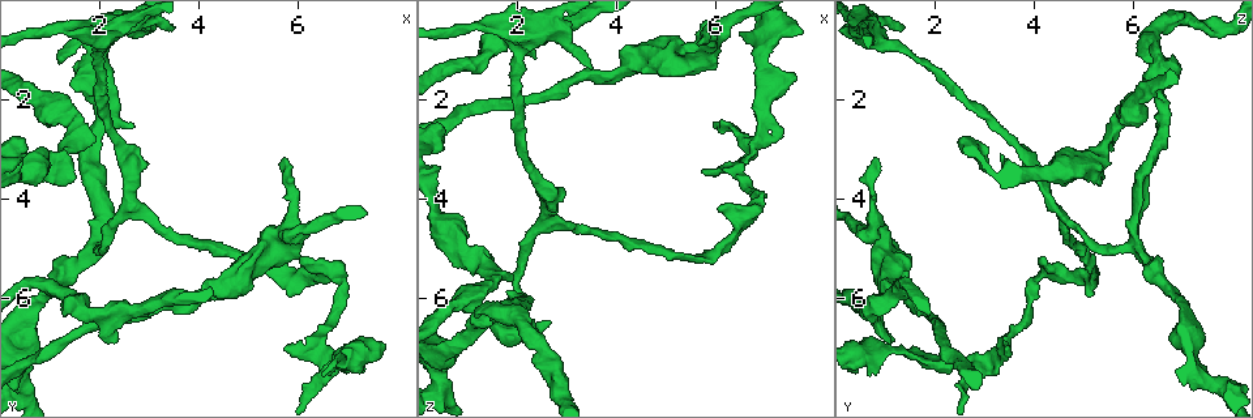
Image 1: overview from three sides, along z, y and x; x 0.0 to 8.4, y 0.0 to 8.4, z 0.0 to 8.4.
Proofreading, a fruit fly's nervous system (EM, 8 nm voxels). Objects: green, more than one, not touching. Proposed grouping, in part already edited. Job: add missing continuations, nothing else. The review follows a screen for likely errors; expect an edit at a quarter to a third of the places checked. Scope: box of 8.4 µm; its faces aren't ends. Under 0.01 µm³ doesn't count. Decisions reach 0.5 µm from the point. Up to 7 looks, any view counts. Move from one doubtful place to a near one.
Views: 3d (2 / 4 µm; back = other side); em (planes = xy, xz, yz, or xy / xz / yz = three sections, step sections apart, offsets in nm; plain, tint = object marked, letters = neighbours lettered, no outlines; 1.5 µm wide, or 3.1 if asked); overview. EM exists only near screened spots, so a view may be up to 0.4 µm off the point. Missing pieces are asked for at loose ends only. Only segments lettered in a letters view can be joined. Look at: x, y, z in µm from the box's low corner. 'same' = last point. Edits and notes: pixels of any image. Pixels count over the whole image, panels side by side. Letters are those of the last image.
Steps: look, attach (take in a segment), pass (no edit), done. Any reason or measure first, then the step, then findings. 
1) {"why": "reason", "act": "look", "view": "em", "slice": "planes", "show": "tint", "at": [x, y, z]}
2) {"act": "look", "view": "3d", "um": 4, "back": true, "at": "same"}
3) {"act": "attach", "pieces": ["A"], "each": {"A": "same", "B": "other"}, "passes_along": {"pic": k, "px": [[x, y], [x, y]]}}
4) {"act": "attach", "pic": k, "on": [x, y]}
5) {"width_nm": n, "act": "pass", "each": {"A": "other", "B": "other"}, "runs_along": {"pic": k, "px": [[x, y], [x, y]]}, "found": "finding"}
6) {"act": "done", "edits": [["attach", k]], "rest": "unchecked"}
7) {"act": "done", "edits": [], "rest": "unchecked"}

{"why": "free end", "act": "look", "view": "em", "slice": "yz", "step": 8, "show": "letters", "at": [5.65, 3.30, 0.95]}

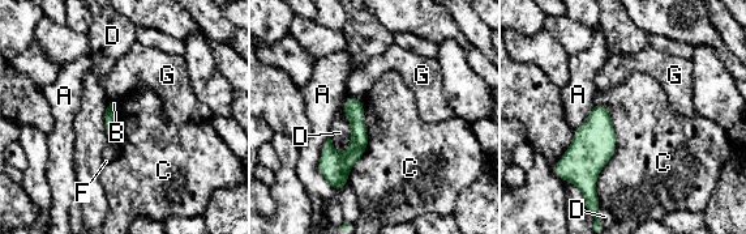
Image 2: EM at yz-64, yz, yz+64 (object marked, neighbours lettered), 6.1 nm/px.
{"act": "pass", "each": {"A": "other", "B": "other", "C": "other", "D": "other", "F": "other", "G": "other"}, "found": "none of them fits"}

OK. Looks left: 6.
{"why": "an open end", "act": "look", "view": "3d", "um": 2, "back": true, "at": [7.30, 7.45, 2.55]}

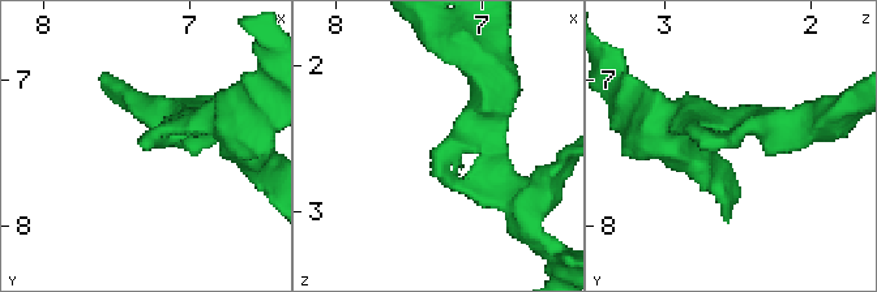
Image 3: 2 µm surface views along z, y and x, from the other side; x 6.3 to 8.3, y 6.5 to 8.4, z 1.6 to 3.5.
{"arm_widths_nm": [200, 280], "why": "now the EM", "act": "look", "view": "em", "slice": "planes", "show": "letters", "at": [7.32, 7.44, 2.56]}

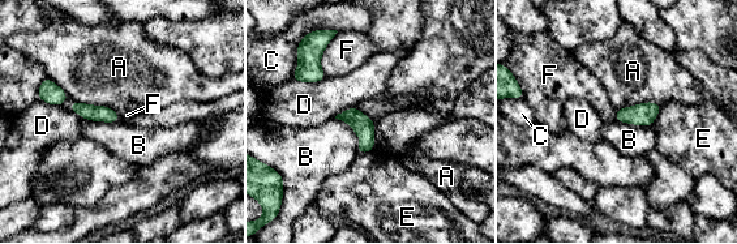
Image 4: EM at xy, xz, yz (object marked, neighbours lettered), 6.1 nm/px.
{"longest_contact_nm": ["A", 280], "act": "pass", "each": {"A": "other", "B": "other", "C": "other", "D": "other", "E": "other", "F": "other"}, "runs_along": {"pic": 4, "px": [[73, 105], [85, 111], [115, 118]]}, "found": "none of them fits"}

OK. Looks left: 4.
{"why": "an open end", "act": "look", "view": "3d", "um": 2, "back": true, "at": [2.40, 6.80, 1.20]}

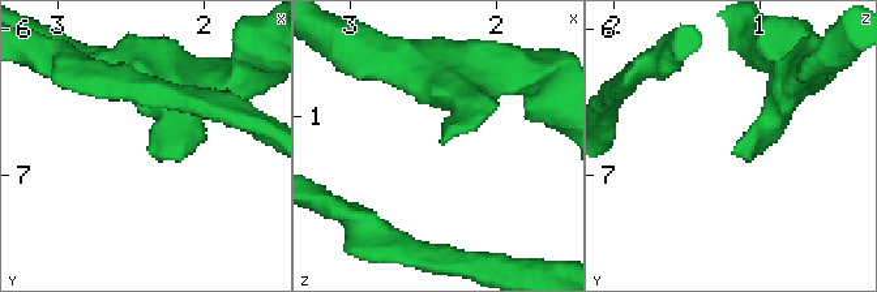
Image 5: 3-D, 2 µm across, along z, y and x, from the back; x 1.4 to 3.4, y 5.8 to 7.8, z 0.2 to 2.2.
{"why": "need the tissue", "act": "look", "view": "em", "slice": "planes", "show": "letters", "at": [2.38, 6.84, 1.16]}

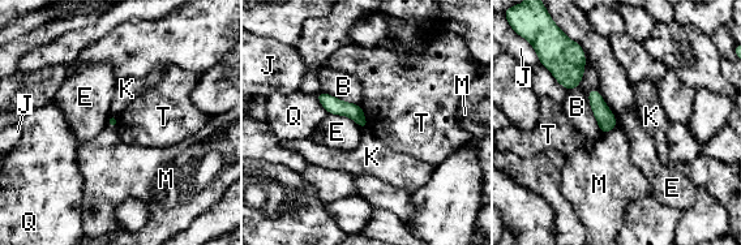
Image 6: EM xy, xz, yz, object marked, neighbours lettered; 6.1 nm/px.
{"act": "pass", "each": {"B": "other", "E": "other", "J": "other", "K": "other", "M": "other", "Q": "other", "T": "other"}, "found": "no lettered segment goes on from it"}

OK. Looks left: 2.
{"act": "done", "edits": [], "rest": "unchecked"}

